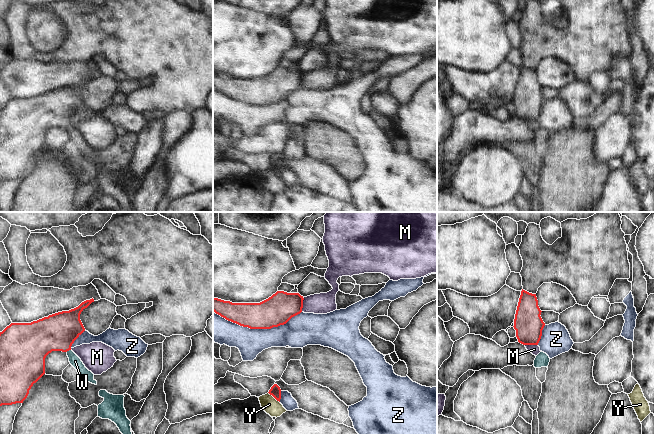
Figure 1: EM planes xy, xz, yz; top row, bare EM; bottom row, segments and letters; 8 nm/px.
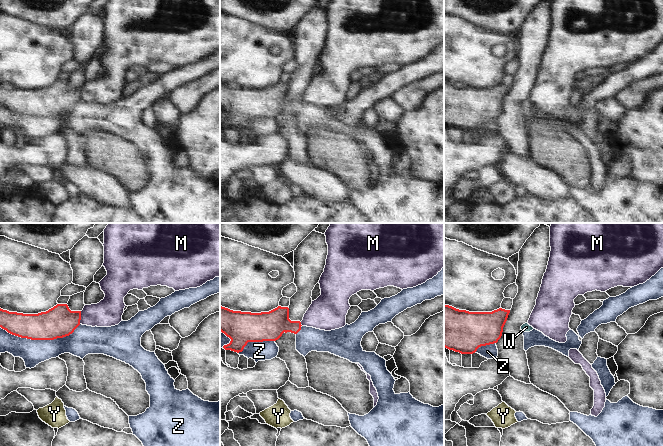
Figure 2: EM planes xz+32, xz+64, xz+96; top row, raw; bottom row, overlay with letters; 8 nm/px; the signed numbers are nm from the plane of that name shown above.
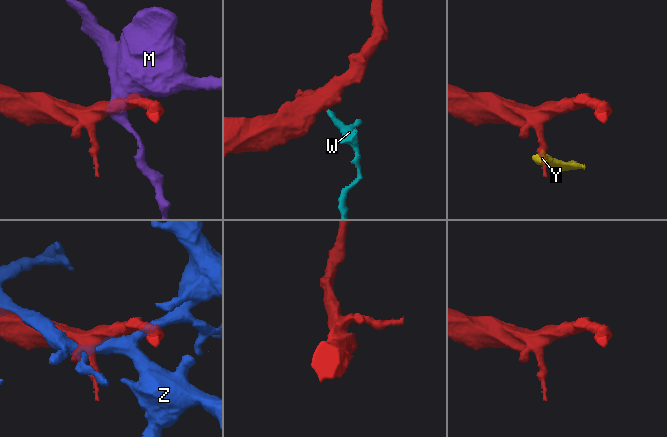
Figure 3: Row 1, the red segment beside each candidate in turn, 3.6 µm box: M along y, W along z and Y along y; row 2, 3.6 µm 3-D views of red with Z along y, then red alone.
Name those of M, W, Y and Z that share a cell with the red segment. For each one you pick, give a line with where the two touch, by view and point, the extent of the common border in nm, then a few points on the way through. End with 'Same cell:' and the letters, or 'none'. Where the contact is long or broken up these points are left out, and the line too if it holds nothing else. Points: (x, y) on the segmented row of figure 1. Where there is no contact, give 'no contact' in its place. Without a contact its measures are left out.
W: contact xy (68, 350); length 40 nm; way xy (57, 332), (68, 350), (75, 361)
Same cell: W

